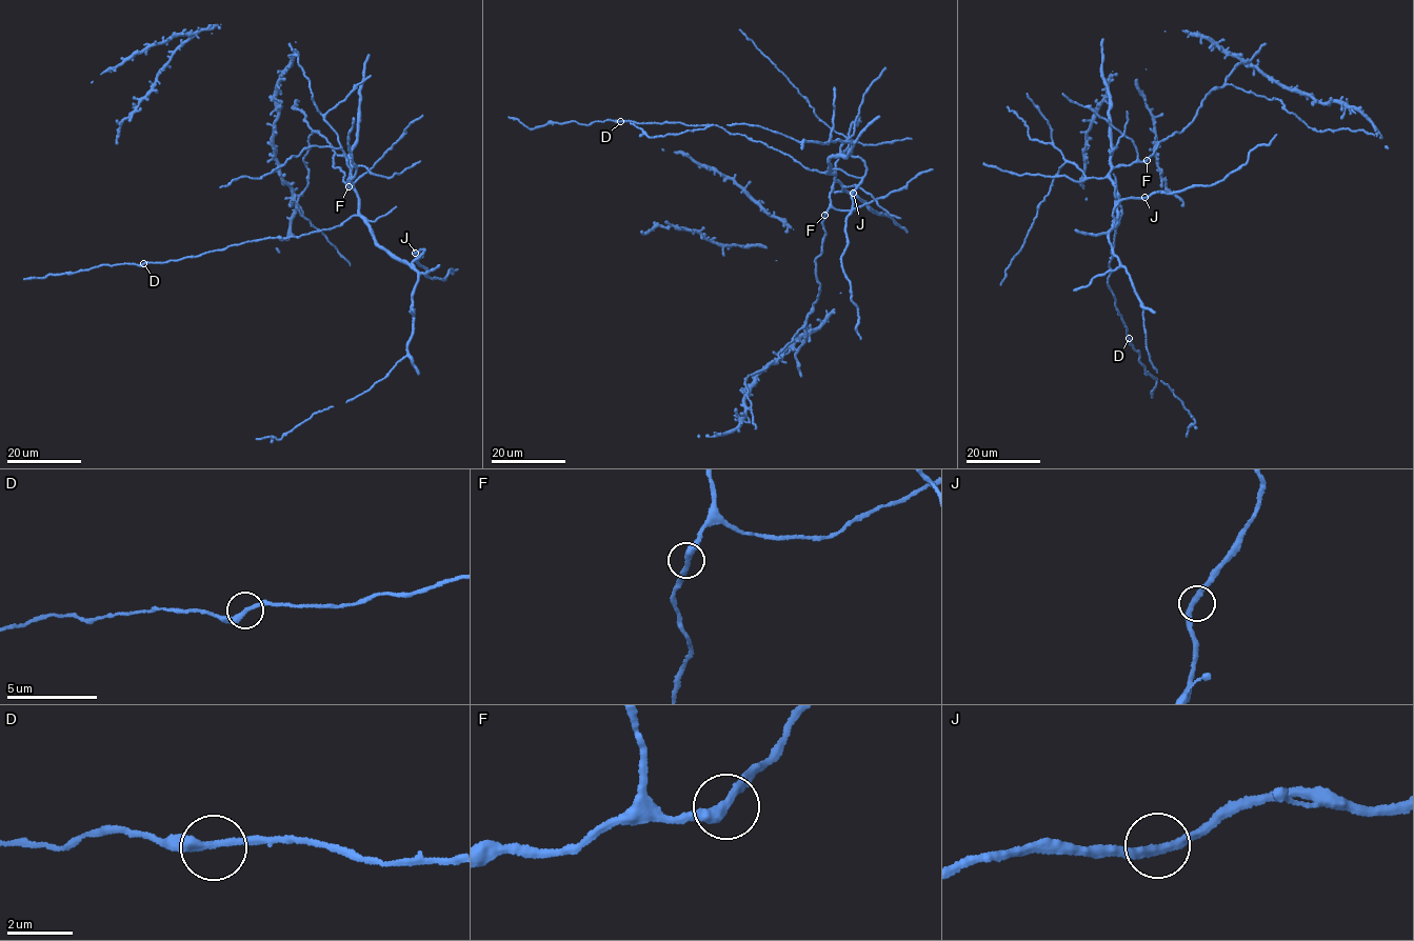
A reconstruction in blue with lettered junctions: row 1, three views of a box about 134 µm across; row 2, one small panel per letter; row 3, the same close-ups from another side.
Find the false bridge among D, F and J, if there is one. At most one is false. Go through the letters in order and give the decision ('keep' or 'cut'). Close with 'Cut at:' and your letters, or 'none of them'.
D: keep
F: keep
J: keep
Cut at: none of them

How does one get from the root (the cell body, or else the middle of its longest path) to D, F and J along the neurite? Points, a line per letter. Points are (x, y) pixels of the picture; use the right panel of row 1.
D: (1176, 132), (1158, 143), (1149, 159), (1118, 166), (1109, 173), (1122, 209), (1108, 283), (1129, 338)
F: (1176, 132), (1158, 143), (1148, 160)
J: (1176, 132), (1158, 143), (1149, 159), (1109, 173), (1118, 197), (1113, 222), (1119, 201), (1144, 197)

